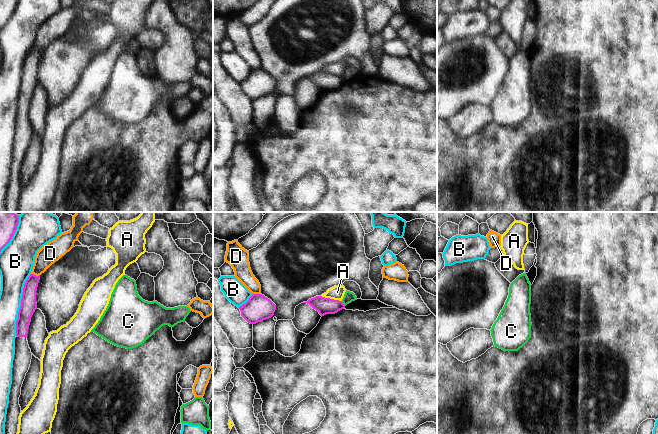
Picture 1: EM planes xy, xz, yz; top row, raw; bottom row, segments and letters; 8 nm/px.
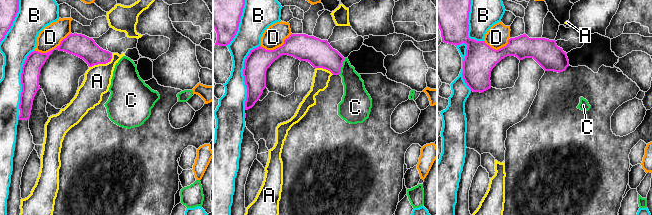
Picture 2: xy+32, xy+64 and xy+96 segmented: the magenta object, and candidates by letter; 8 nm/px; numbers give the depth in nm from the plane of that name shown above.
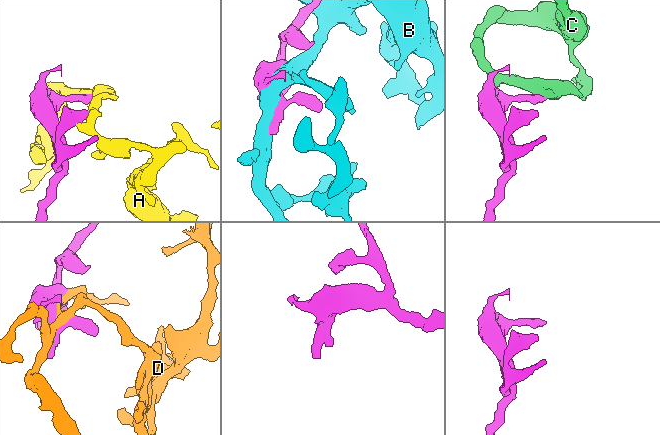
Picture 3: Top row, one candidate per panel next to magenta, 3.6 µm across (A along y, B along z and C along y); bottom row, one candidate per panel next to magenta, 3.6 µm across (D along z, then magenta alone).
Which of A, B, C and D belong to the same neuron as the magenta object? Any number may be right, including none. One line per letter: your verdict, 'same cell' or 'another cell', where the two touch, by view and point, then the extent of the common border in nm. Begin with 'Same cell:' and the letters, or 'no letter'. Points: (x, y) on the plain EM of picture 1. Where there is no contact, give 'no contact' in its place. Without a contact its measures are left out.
Same cell: no letter
A: another cell | xz (331, 75) | 180 nm
B: another cell | xy (21, 80) | 500 nm
C: another cell | xz (342, 79) | 50 nm
D: another cell | xy (35, 51) | 70 nm

